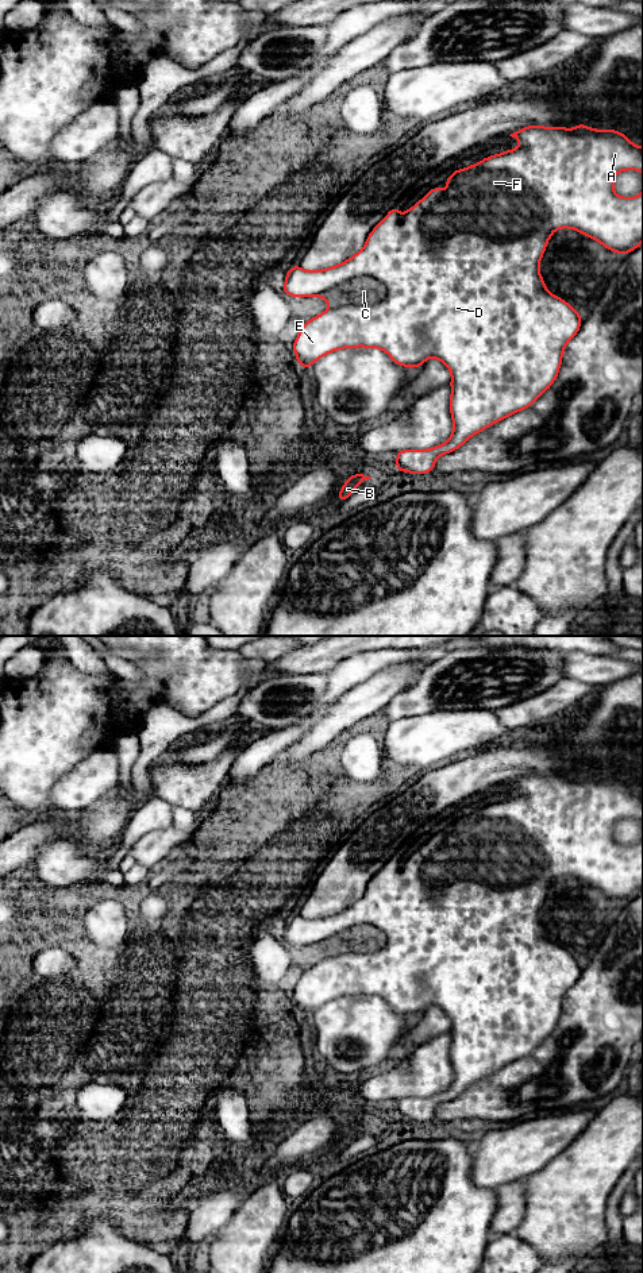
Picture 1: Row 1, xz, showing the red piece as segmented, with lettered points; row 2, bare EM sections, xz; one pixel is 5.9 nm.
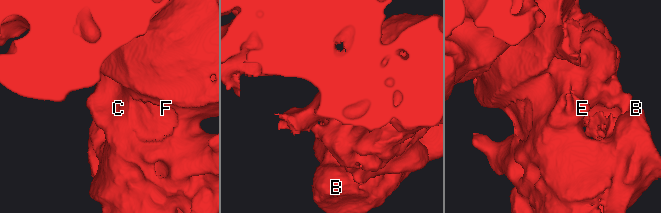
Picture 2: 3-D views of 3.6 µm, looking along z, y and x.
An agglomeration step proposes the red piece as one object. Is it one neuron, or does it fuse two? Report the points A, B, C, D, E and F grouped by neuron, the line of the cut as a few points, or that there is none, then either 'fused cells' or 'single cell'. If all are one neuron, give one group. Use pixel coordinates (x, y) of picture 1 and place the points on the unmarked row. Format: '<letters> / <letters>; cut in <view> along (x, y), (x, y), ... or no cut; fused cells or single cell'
A B D E F / C; cut in xz along (388, 936), (369, 924), (355, 924), (314, 944); fused cells

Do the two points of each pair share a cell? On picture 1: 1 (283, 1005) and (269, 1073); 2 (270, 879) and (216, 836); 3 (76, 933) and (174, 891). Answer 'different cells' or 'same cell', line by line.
1: same cell
2: same cell
3: same cell

